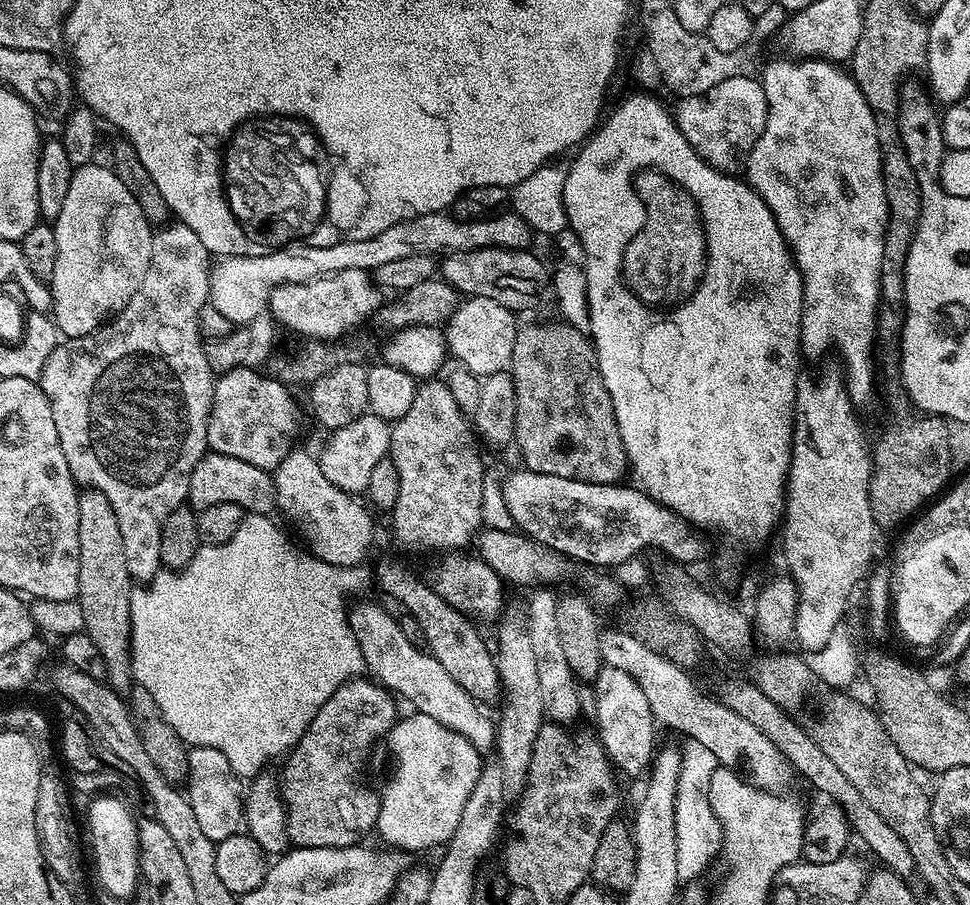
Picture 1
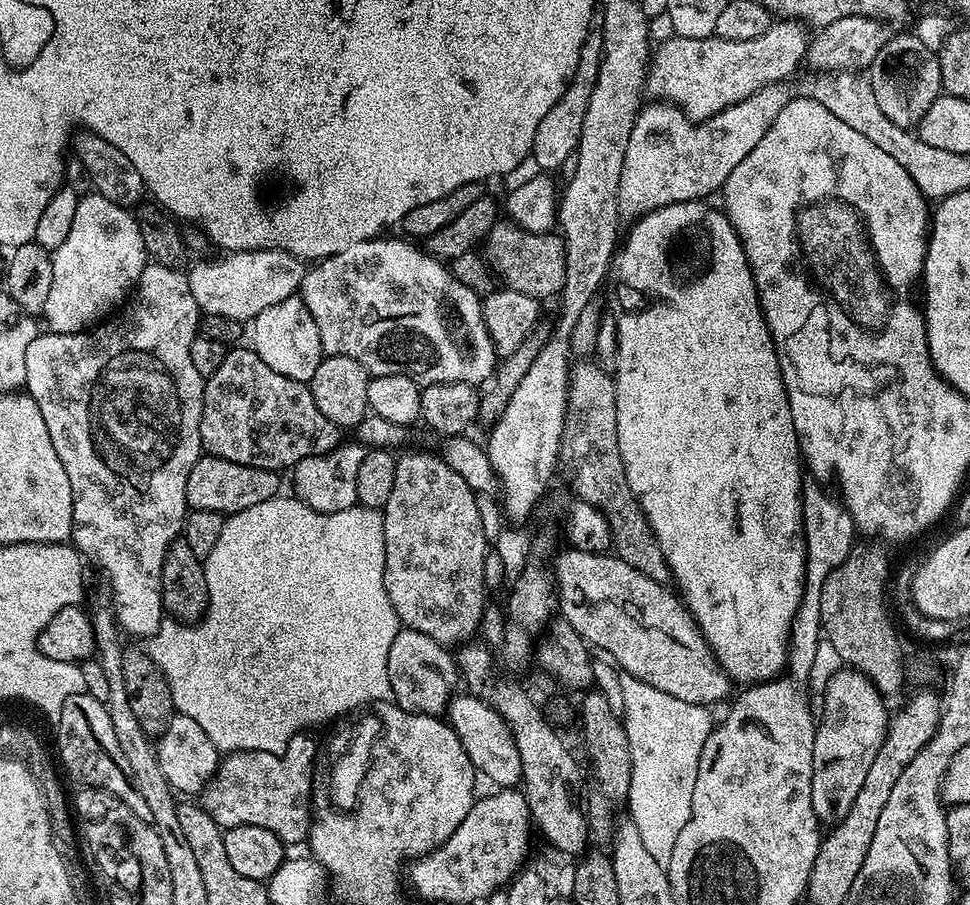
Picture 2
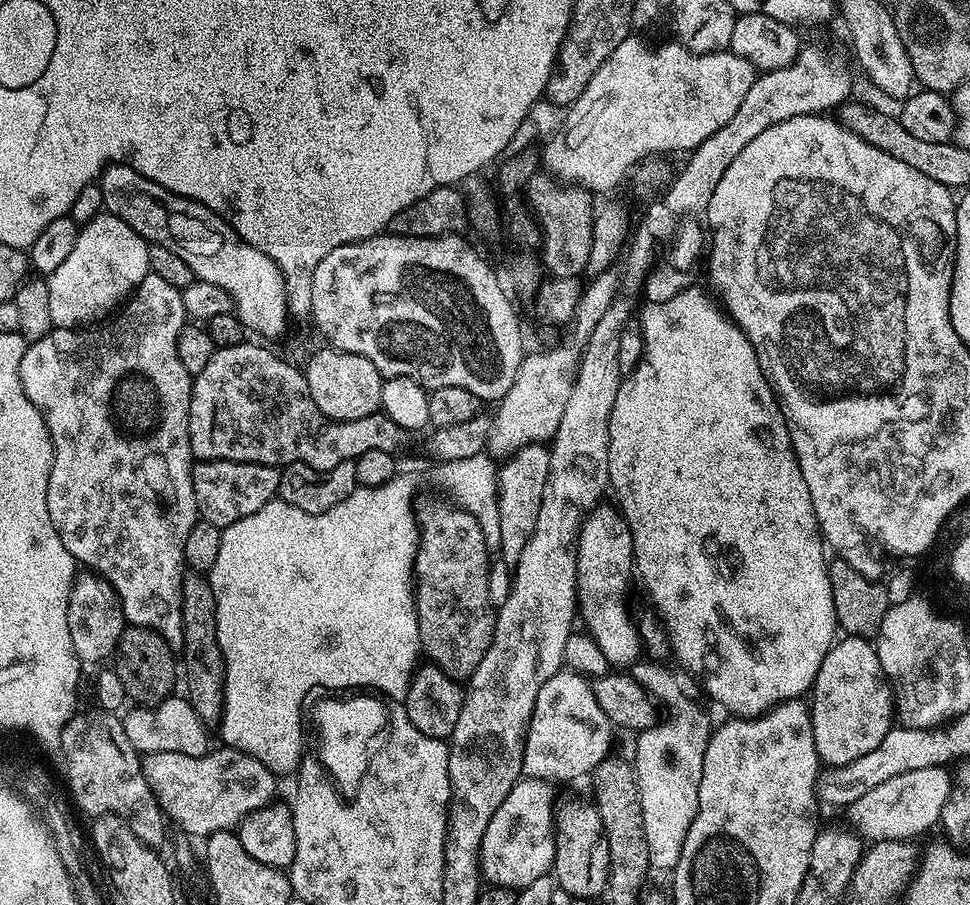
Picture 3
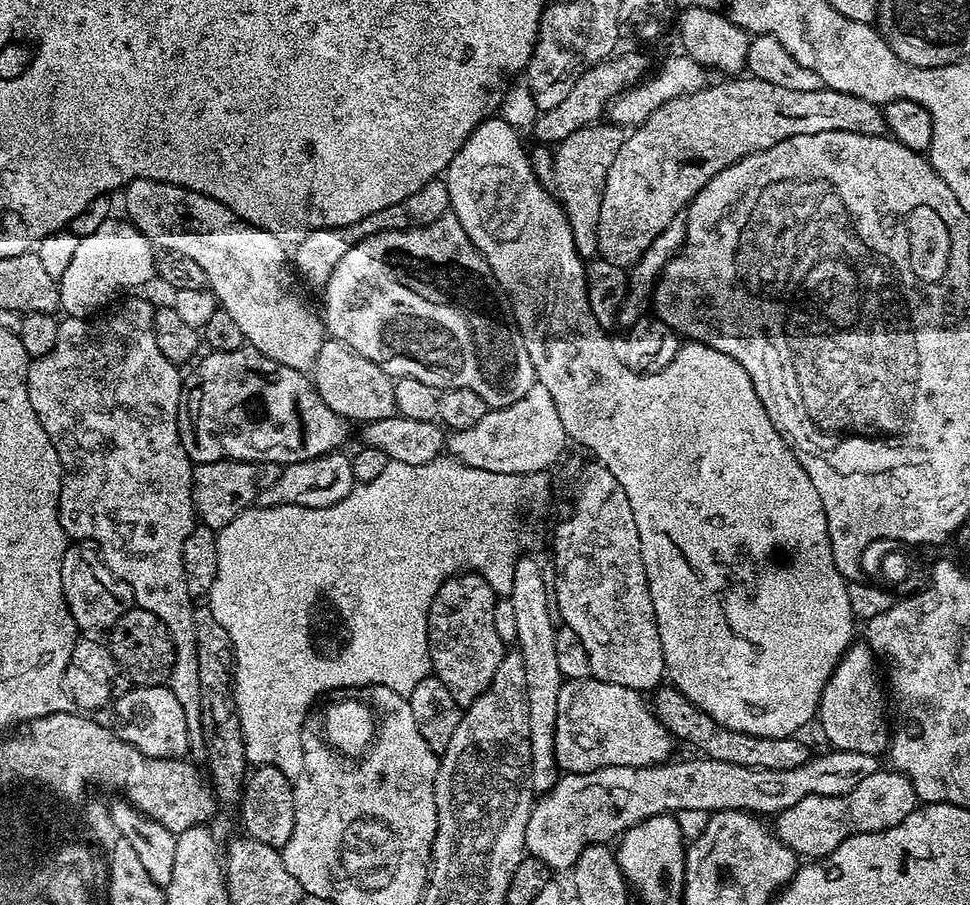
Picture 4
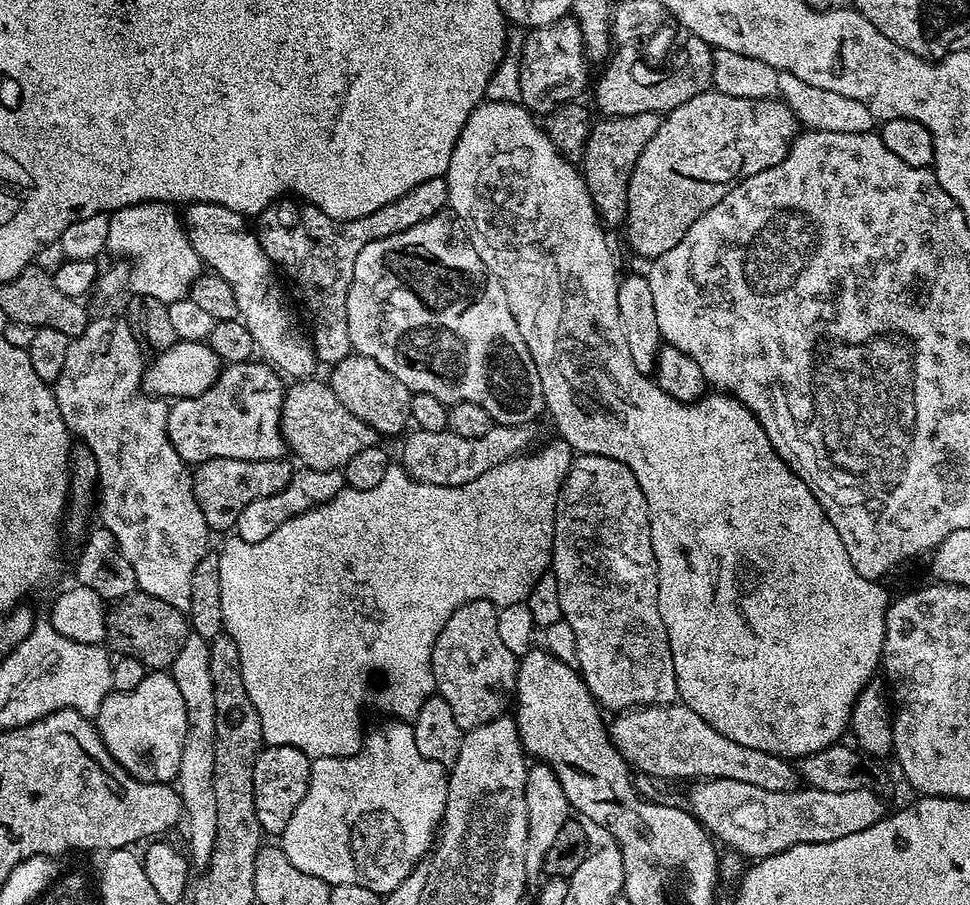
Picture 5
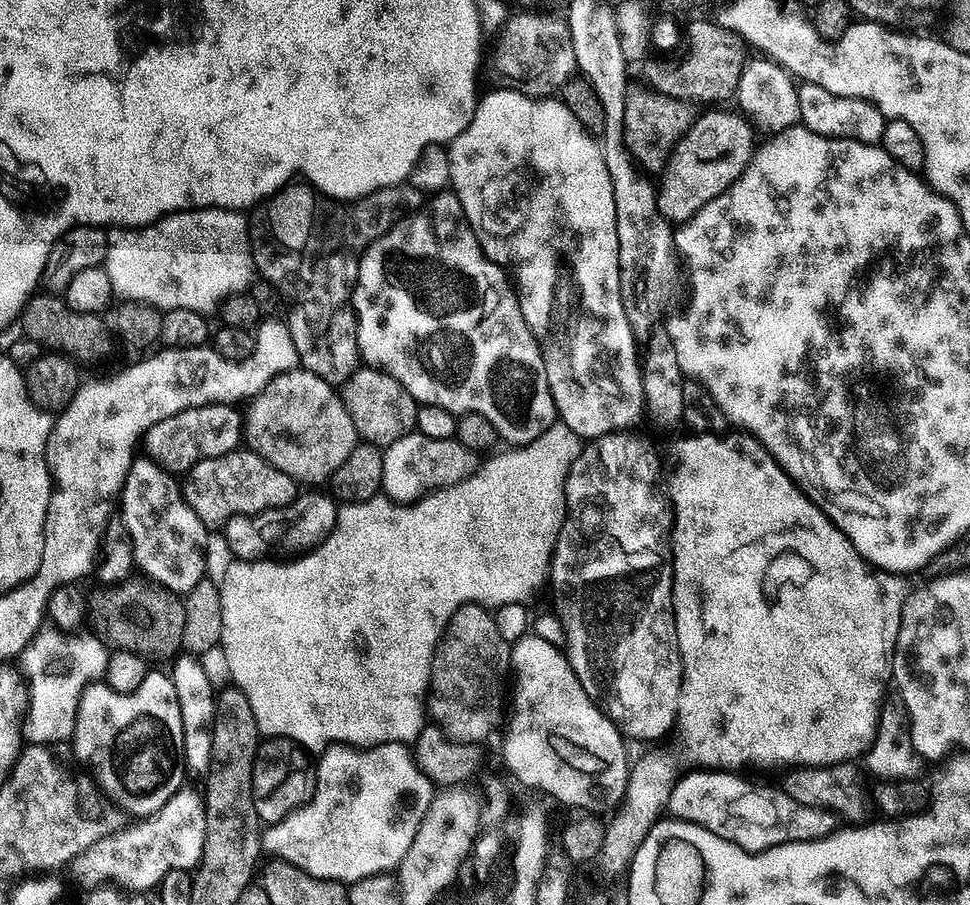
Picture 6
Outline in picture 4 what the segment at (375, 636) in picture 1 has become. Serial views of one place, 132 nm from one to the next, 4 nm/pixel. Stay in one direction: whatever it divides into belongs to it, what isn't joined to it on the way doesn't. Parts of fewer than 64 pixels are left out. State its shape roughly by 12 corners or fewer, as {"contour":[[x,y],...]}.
{"contour":[[565,679],[554,746],[565,773],[673,755],[653,705],[626,686]]}

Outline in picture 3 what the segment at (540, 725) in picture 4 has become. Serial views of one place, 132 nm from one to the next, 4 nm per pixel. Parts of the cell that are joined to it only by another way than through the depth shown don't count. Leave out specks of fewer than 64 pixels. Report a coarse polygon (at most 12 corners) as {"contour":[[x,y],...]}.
{"contour":[[531,444],[497,471],[498,554],[515,566],[534,534],[549,452]]}

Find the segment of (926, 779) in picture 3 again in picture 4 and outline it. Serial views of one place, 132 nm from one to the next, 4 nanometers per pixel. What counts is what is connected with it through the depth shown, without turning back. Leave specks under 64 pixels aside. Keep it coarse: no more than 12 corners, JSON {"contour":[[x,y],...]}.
{"contour":[[881,770],[846,794],[775,813],[797,857],[898,826],[917,807],[910,778]]}

